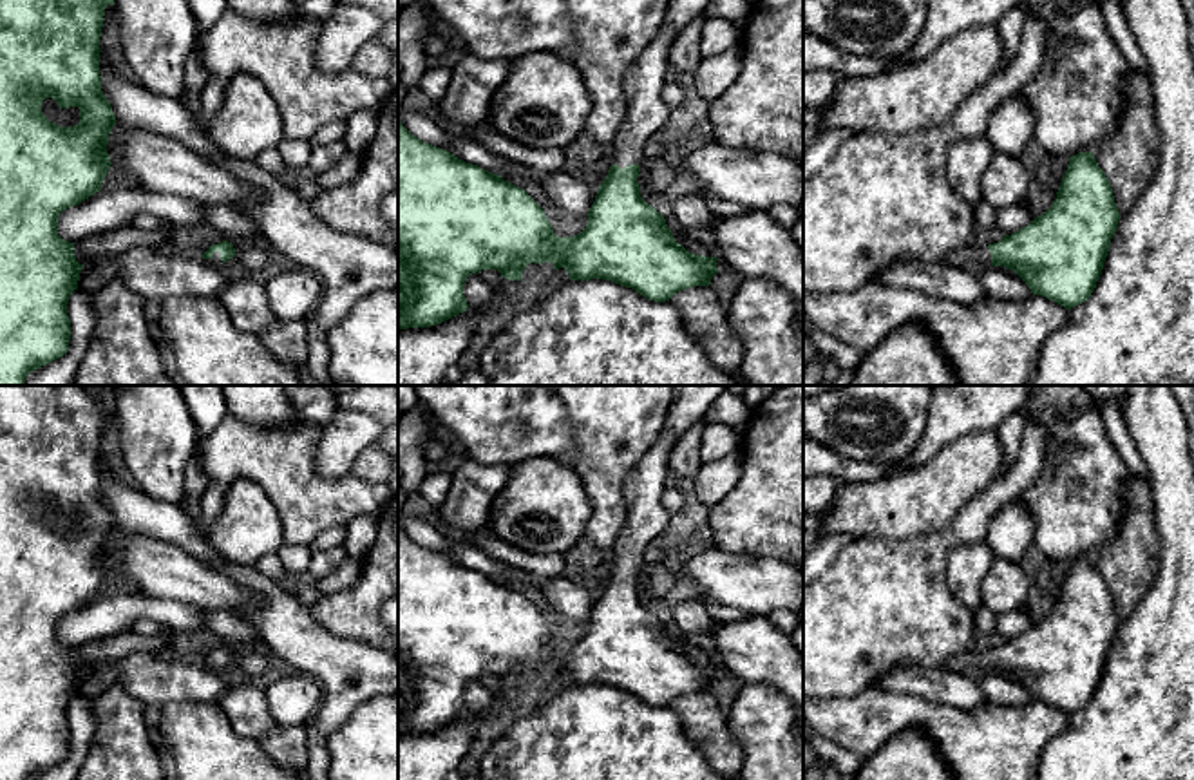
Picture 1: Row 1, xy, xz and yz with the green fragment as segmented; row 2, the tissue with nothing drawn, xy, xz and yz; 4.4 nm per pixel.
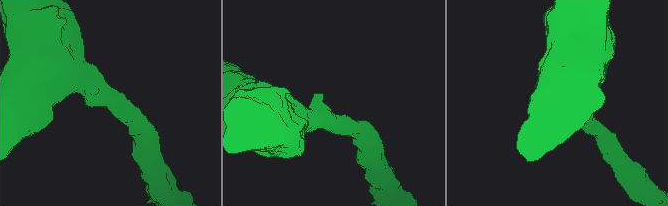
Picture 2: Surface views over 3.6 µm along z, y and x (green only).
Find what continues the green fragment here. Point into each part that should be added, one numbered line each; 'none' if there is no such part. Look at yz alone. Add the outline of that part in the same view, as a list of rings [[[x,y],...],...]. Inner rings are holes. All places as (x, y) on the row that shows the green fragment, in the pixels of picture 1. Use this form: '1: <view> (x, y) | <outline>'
1: yz (974, 254) | [[[971,243],[964,248],[952,252],[946,257],[944,264],[952,268],[968,268],[971,264],[984,268],[984,266],[991,266],[991,253],[990,253],[988,244]]]

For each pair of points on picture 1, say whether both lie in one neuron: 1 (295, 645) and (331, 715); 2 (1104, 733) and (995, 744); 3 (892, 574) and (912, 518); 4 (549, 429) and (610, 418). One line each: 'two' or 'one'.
1: one
2: two
3: two
4: two

